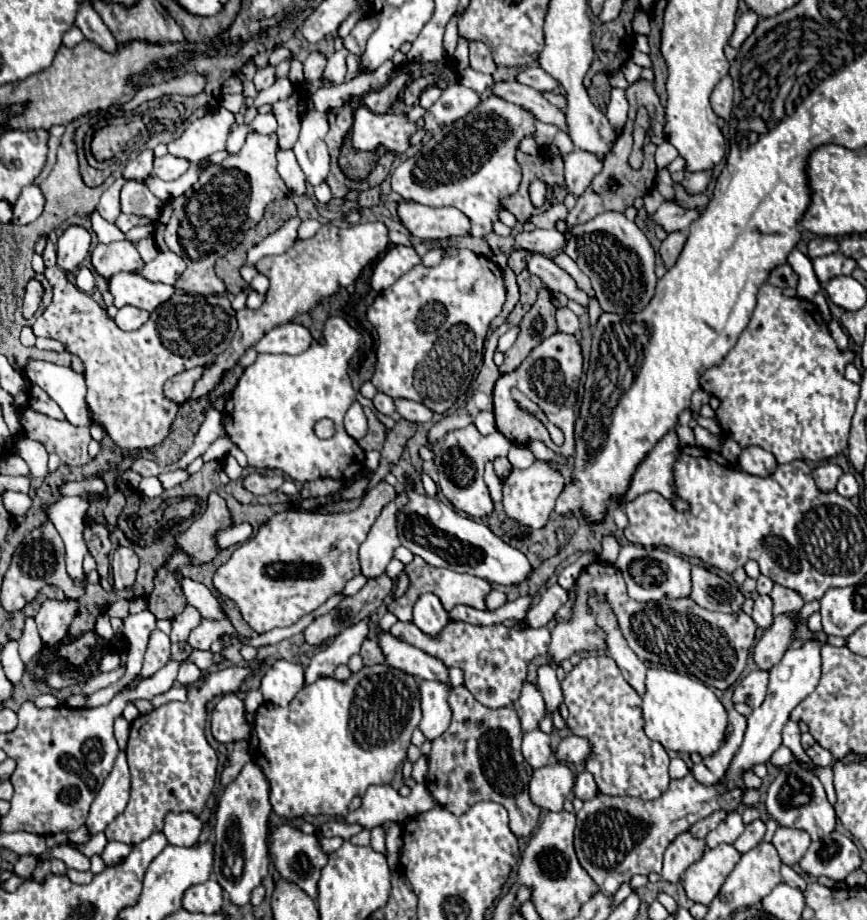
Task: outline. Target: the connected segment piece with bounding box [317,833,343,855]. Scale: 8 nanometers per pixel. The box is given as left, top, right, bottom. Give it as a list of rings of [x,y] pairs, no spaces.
[[[317,833],[317,841],[319,841],[319,847],[323,849],[323,853],[327,853],[327,855],[331,855],[333,851],[337,851],[341,847],[341,843],[343,843],[341,837],[327,838],[319,835],[319,833]]]

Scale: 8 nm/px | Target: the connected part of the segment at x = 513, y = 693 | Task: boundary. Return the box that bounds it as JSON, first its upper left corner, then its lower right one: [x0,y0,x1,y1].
[391,585,577,709]

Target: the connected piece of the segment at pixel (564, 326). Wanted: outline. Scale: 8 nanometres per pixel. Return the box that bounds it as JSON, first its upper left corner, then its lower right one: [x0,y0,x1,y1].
[557,307,579,335]

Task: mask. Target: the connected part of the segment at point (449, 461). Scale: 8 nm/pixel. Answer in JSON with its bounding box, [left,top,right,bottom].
[435,425,511,519]

